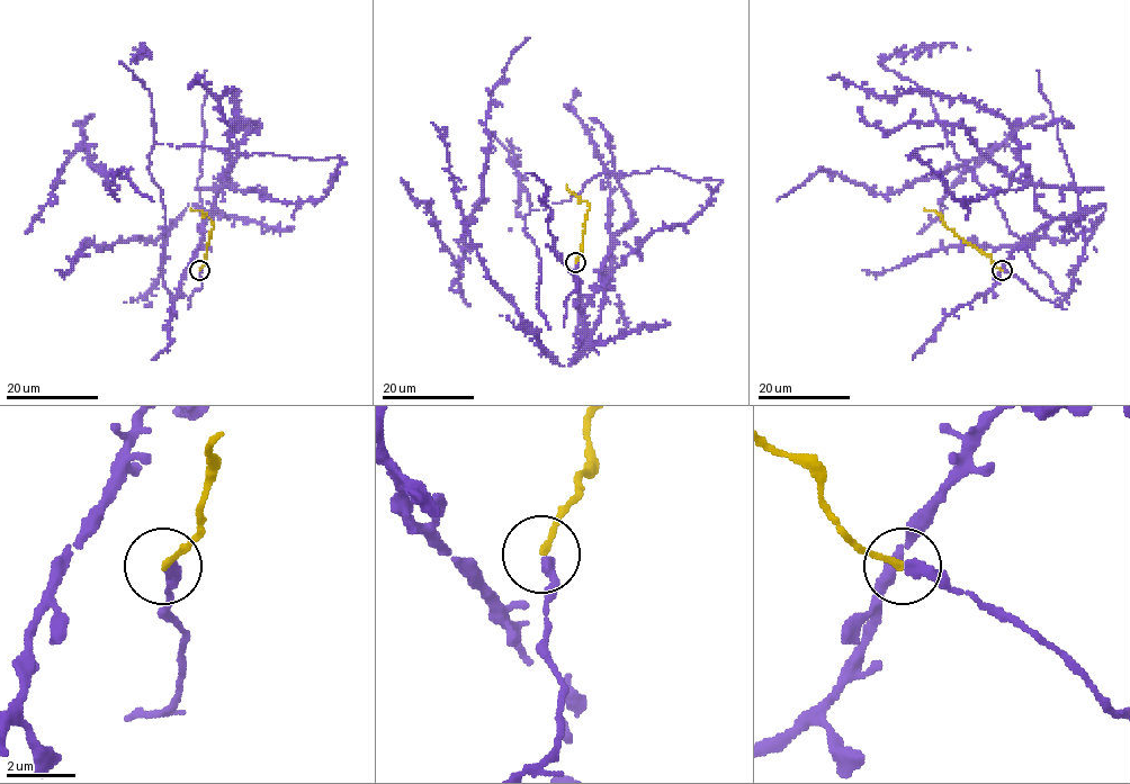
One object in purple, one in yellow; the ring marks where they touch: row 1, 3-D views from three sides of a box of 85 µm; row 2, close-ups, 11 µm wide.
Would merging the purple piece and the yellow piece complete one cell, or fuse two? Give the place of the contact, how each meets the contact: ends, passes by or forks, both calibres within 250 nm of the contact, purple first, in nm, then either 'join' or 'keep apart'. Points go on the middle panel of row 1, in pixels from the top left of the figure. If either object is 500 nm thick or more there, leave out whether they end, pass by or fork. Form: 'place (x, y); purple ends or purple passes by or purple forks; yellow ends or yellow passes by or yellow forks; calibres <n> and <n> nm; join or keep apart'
place (575, 262); purple ends; yellow ends; calibres 320 and 190 nm; join

